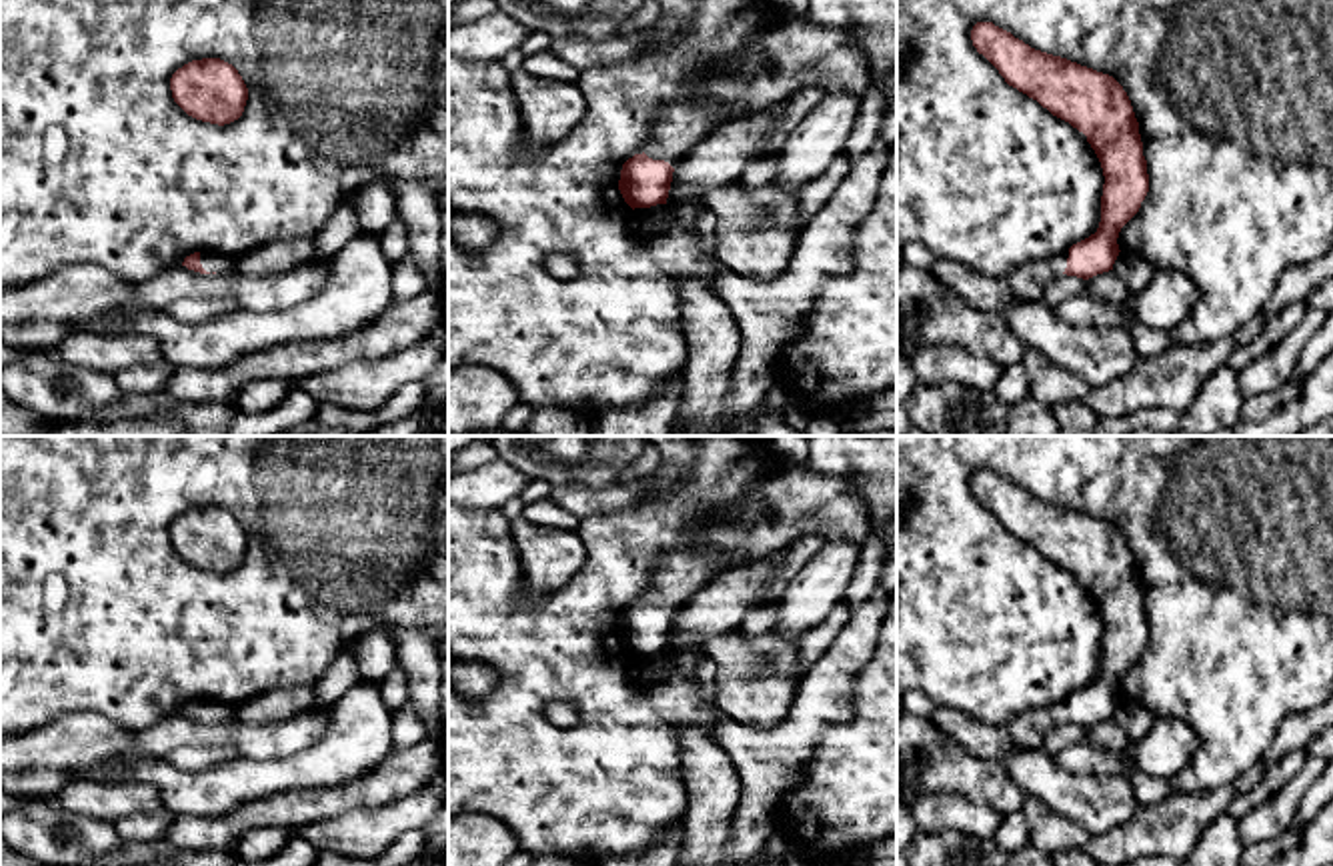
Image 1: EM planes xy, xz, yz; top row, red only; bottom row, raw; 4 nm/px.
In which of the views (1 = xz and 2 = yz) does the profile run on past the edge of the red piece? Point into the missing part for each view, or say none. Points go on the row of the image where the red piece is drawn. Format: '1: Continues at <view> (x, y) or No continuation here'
1: Continues at xz (797, 54)
2: Continues at yz (1027, 282)

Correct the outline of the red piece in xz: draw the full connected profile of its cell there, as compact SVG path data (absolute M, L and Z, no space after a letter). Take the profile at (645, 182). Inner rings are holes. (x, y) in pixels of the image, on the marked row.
M787 18L757 40L743 64L654 118L644 152L622 164L618 190L632 210L666 204L673 166L727 122L767 112L805 88L863 98L869 84L869 58L851 28Z

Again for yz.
M977 22L971 40L1009 86L1087 136L1105 176L1097 232L1057 258L1011 270L1005 280L1015 298L1041 300L1045 286L1061 274L1089 280L1113 270L1119 232L1149 192L1139 122L1127 92L1113 76L1035 50L993 22Z

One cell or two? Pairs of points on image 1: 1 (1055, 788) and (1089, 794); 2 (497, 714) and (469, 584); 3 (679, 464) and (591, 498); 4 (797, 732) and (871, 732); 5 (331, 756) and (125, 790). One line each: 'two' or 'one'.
1: one
2: one
3: one
4: two
5: two

